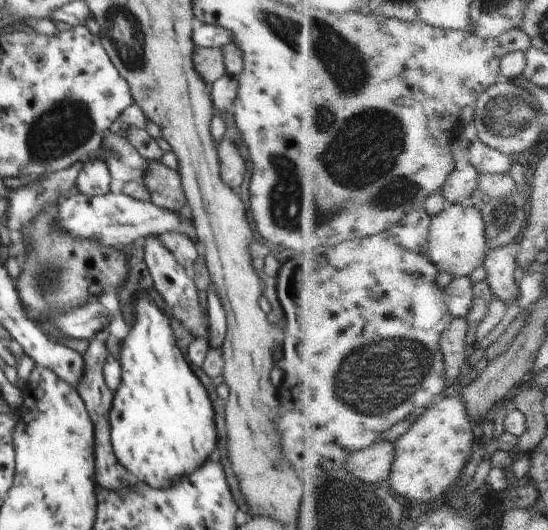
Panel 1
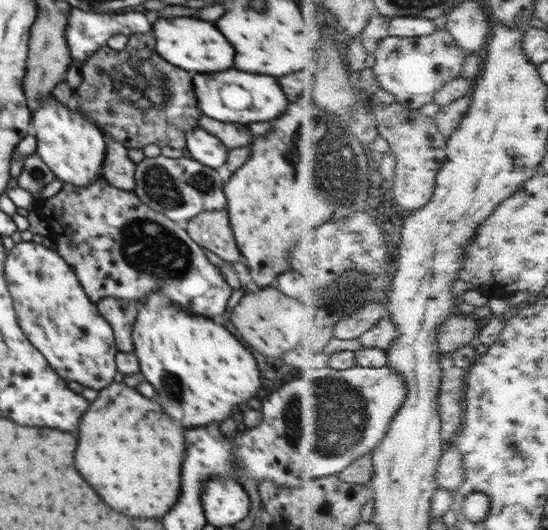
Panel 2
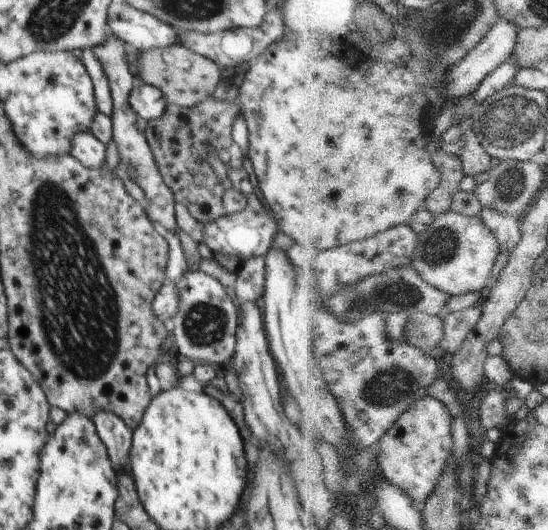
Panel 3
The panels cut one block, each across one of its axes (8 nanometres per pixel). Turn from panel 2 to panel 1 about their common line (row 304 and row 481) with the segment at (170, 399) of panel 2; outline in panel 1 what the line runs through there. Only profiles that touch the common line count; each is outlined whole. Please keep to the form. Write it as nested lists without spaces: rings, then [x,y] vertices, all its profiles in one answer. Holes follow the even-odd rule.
[[[136,296],[136,302],[134,302],[134,313],[136,313],[136,320],[134,326],[129,330],[128,336],[122,340],[121,357],[120,364],[122,369],[122,381],[115,392],[115,397],[113,398],[111,413],[109,414],[110,421],[110,438],[113,444],[113,449],[115,455],[118,457],[122,466],[126,467],[138,480],[138,483],[144,484],[148,487],[152,487],[160,490],[168,490],[172,488],[174,484],[178,483],[179,480],[185,475],[192,475],[195,470],[198,470],[206,460],[210,458],[210,454],[214,452],[216,446],[216,440],[220,442],[220,437],[216,438],[216,426],[214,426],[214,410],[212,410],[213,402],[210,401],[208,397],[208,391],[202,385],[202,382],[196,377],[194,372],[190,369],[188,362],[184,360],[184,356],[180,349],[176,345],[176,339],[174,337],[172,328],[170,327],[171,317],[163,314],[155,304],[150,304],[150,302],[140,296]]]

